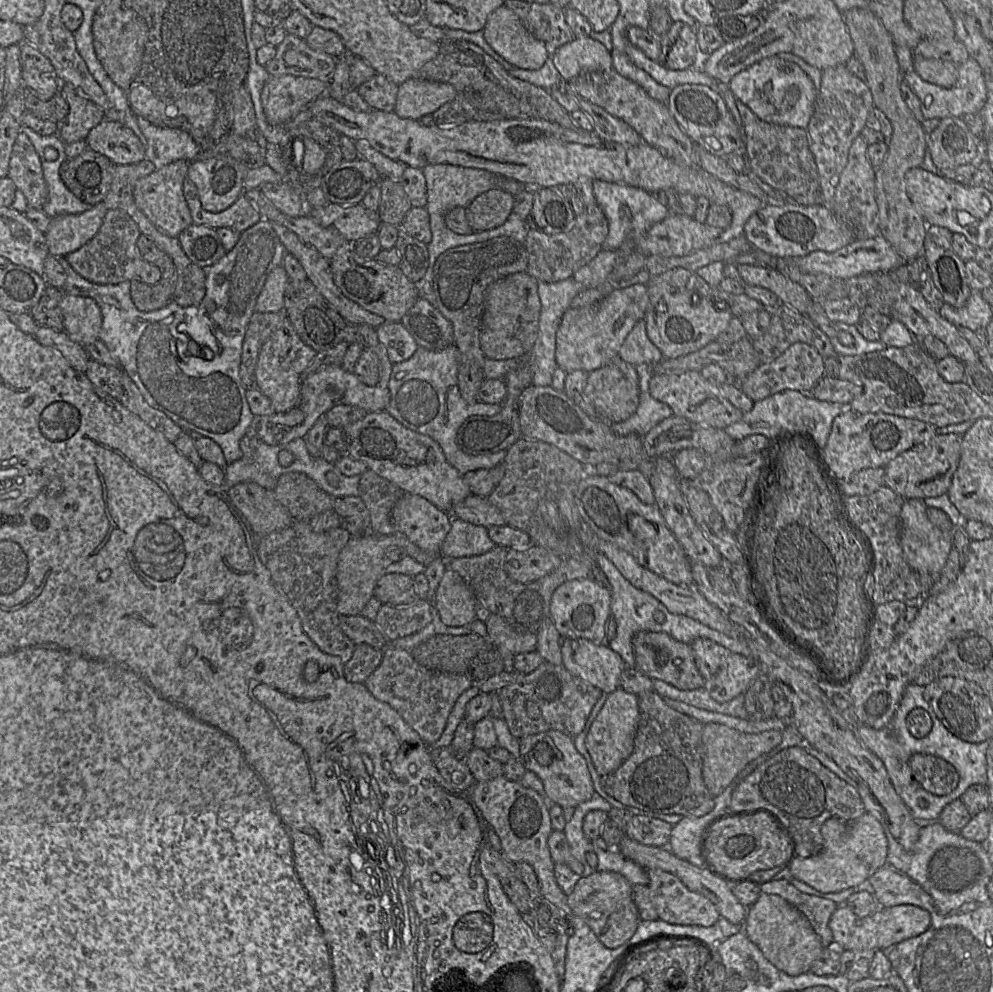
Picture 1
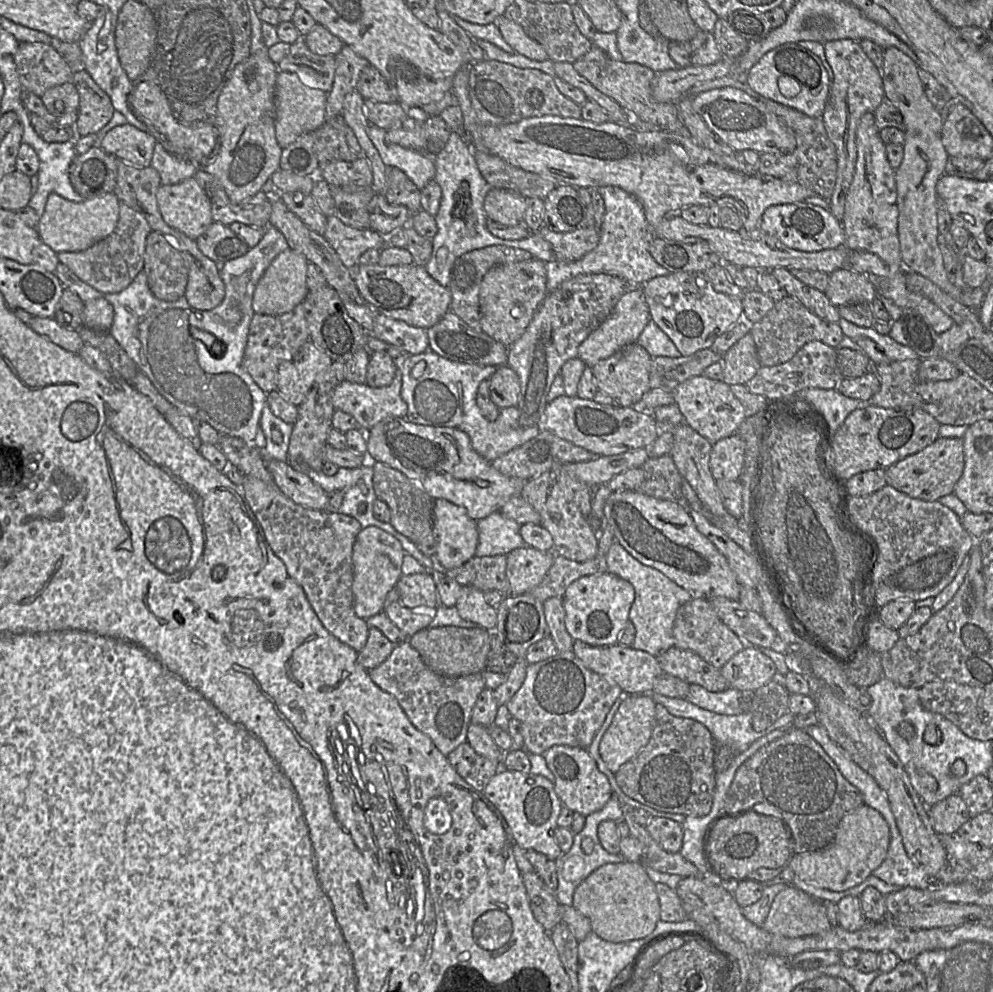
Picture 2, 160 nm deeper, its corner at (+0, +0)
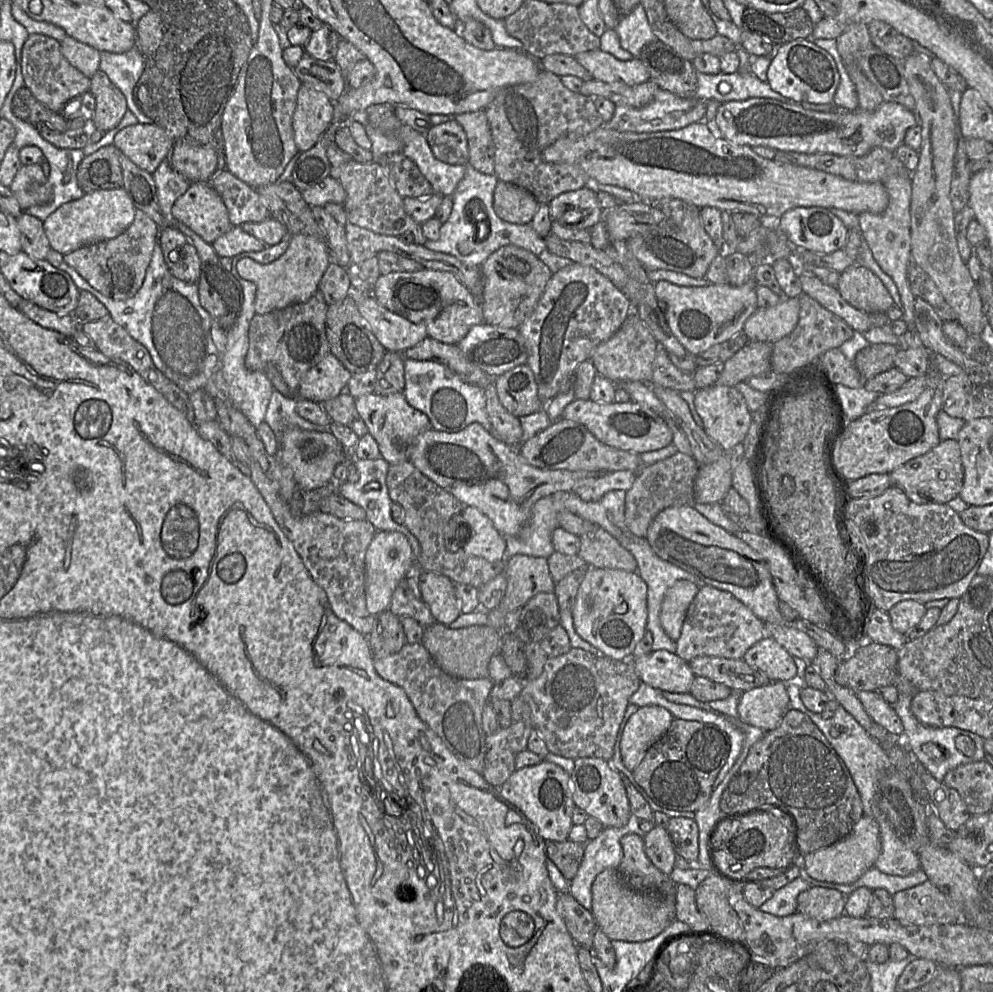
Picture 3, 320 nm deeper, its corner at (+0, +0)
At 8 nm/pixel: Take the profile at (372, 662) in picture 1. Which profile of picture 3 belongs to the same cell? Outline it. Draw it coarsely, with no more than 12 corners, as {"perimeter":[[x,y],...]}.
{"perimeter":[[390,610],[376,616],[367,636],[373,658],[406,644],[401,619]]}

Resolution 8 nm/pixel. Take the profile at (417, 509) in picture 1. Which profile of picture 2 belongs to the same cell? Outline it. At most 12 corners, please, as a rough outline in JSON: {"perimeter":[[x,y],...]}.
{"perimeter":[[435,499],[437,570],[475,555],[477,521],[463,507]]}

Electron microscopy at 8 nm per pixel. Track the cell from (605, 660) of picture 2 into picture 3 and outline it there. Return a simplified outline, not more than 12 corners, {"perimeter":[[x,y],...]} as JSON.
{"perimeter":[[667,650],[633,658],[641,682],[689,693],[688,662]]}

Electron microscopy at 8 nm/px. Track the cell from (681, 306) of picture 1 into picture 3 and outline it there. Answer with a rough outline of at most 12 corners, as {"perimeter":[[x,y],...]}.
{"perimeter":[[753,279],[654,291],[670,330],[697,356],[743,331]]}

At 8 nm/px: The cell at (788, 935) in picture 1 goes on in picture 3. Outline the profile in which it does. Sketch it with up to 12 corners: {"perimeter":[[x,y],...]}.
{"perimeter":[[812,886],[797,912],[819,921],[844,913],[847,895]]}

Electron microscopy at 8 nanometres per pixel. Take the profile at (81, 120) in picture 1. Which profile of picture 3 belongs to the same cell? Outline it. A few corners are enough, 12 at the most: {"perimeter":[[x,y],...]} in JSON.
{"perimeter":[[100,70],[90,127],[115,128],[128,110],[123,93]]}

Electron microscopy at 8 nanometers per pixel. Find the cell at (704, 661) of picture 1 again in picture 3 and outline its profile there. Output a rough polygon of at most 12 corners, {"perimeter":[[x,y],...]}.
{"perimeter":[[701,585],[676,654],[739,659],[767,626],[731,593]]}

